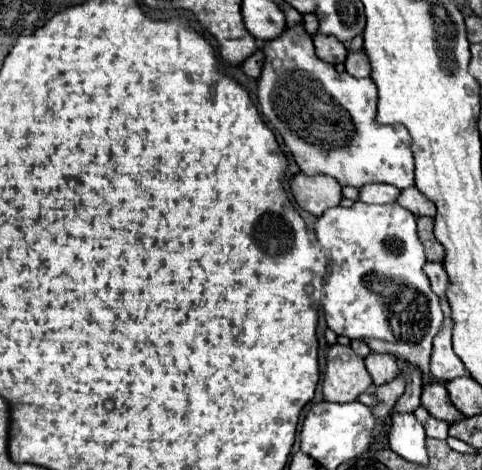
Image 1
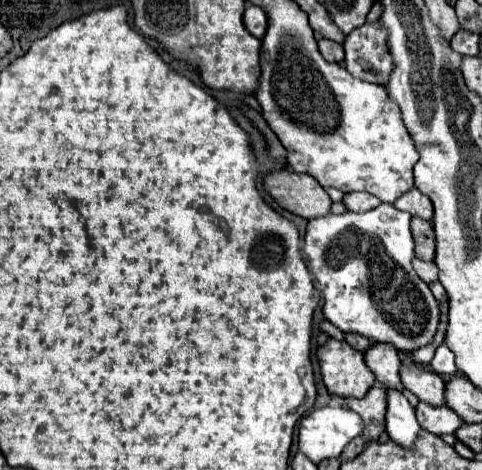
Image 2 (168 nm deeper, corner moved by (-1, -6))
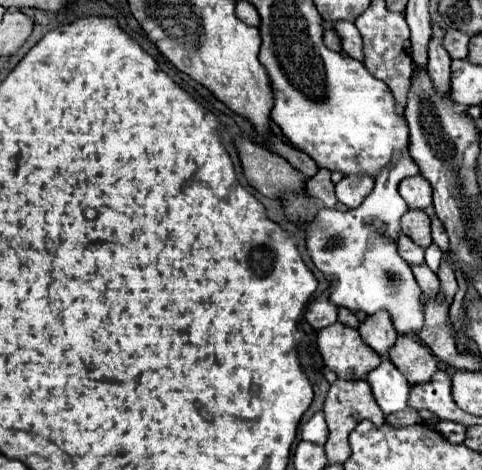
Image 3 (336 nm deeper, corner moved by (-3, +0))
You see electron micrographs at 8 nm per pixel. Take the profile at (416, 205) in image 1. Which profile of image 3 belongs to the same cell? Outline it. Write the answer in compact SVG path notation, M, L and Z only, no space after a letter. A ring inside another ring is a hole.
M415 174L415 176L401 180L399 194L409 204L409 208L423 210L433 204L433 188L427 184L427 180L421 174Z

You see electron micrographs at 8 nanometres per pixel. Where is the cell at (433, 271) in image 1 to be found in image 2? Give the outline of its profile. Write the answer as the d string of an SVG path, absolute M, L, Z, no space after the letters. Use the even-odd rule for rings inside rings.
M413 258L413 268L415 268L415 272L423 278L423 282L427 282L427 284L431 284L433 280L437 280L439 276L439 270L437 270L437 266L435 266L435 262L423 262L423 260L419 260L419 258Z

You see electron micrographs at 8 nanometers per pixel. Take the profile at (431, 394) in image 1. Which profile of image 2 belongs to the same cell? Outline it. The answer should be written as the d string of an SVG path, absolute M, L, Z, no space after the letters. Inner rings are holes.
M417 364L403 366L401 372L401 384L411 390L419 400L425 400L433 406L445 404L445 382L441 376L437 376L431 368L421 368Z

